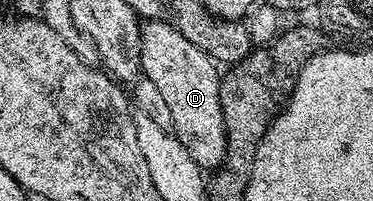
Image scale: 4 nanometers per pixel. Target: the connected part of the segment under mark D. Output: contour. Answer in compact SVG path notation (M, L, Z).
M143 21L140 32L140 52L142 53L141 73L156 88L160 88L168 108L172 112L172 131L175 138L188 148L188 156L203 171L210 172L221 166L226 159L226 129L220 108L219 67L196 44L191 44L185 36L180 36L176 28L163 22Z

